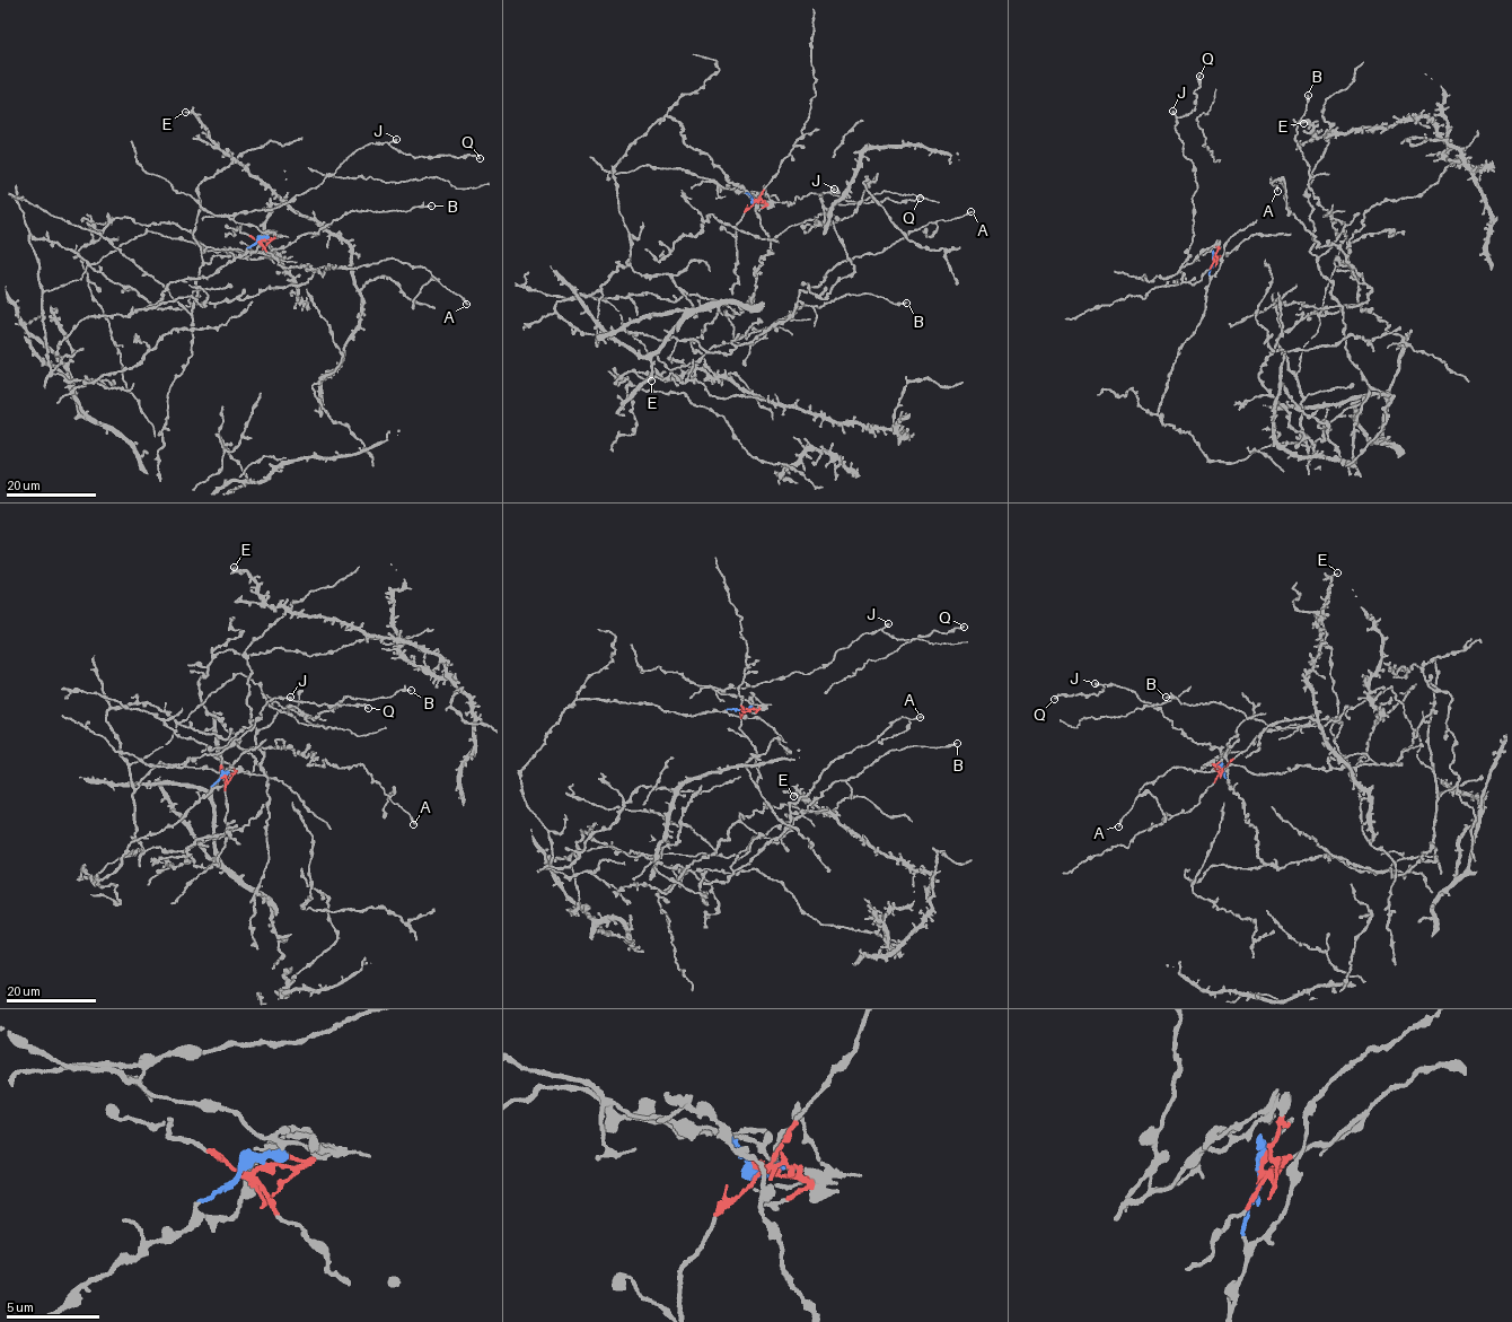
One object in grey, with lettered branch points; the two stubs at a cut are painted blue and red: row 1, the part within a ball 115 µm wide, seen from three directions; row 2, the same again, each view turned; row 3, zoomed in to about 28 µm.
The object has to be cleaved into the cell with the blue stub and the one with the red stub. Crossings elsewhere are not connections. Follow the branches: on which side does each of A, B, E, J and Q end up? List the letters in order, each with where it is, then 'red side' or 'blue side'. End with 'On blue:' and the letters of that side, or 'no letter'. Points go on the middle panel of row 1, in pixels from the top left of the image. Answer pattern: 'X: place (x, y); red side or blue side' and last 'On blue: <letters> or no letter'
A: place (970, 211); blue side
B: place (906, 303); blue side
E: place (651, 381); blue side
J: place (834, 189); red side
Q: place (920, 198); red side
On blue: A, B, E

